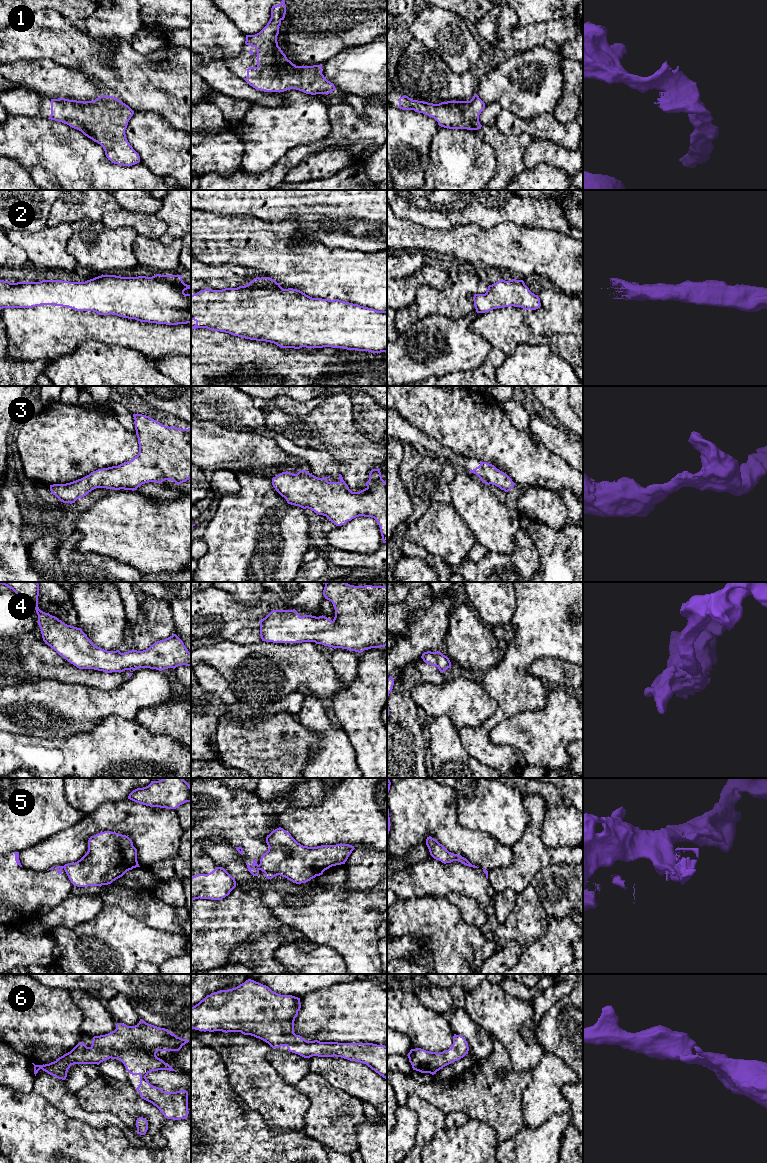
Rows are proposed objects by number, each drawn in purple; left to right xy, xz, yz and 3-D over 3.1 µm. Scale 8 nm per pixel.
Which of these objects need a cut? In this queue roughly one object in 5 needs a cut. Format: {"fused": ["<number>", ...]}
{"fused": ["5"]}

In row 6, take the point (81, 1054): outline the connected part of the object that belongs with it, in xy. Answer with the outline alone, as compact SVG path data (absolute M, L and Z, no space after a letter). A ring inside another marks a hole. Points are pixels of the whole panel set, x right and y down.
M140 1019L139 1023L135 1026L127 1026L123 1023L117 1023L116 1029L108 1034L94 1036L92 1045L87 1047L84 1042L78 1043L70 1052L56 1059L54 1062L43 1065L34 1065L34 1074L38 1073L40 1069L48 1074L55 1076L58 1079L65 1080L67 1077L68 1069L74 1064L97 1064L107 1059L120 1060L125 1068L132 1075L140 1076L140 1084L136 1090L140 1093L140 1097L154 1106L167 1119L181 1120L188 1117L188 1092L180 1090L176 1092L165 1092L159 1087L155 1087L149 1083L146 1076L152 1071L169 1070L175 1071L168 1063L156 1056L158 1051L179 1051L183 1045L188 1043L189 1040L177 1037L172 1034L168 1029L160 1028L146 1023ZM175 1071L177 1072L177 1071Z

